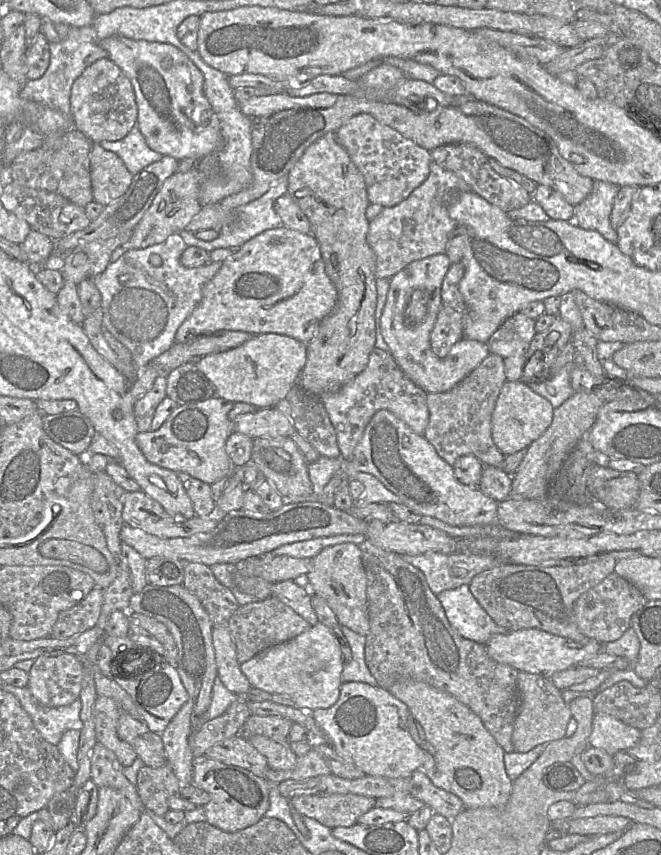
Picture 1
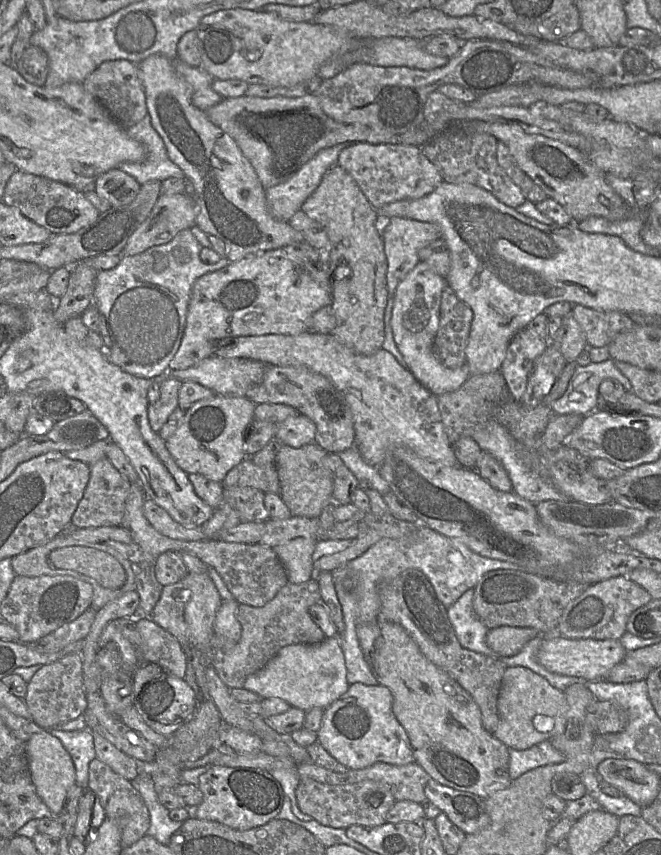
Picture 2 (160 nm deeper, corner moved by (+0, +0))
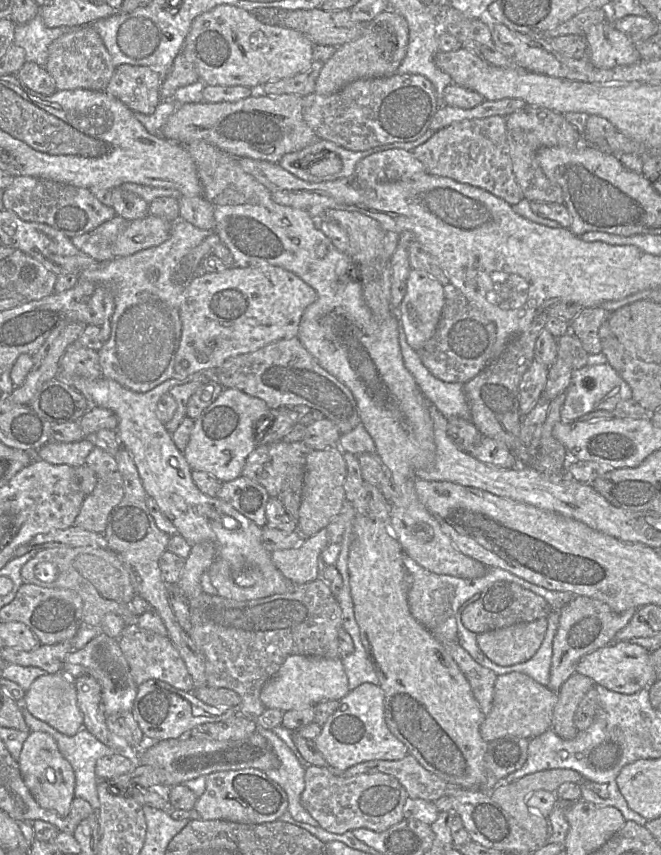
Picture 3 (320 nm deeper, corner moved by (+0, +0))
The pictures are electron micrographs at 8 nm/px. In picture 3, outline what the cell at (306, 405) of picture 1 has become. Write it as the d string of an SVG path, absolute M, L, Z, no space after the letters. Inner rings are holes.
M298 337L276 341L254 352L227 359L215 370L215 379L224 388L235 388L262 399L270 410L295 406L316 409L336 425L341 435L361 423L351 391L320 366Z

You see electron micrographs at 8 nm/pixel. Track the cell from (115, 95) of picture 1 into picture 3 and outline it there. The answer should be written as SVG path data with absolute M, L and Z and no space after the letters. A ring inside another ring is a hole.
M119 65L105 88L133 112L151 115L161 98L162 78L146 66Z

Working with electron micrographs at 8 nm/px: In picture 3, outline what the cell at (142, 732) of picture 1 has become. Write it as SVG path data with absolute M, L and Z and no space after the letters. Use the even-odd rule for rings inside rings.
M83 675L75 679L75 687L84 728L113 751L125 751L128 754L137 751L130 749L122 739L109 731L102 690L98 681L90 675Z

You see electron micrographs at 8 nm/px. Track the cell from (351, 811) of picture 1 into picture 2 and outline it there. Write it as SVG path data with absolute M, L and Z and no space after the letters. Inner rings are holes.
M301 778L296 789L299 809L324 826L346 829L352 825L375 827L386 823L387 813L395 799L387 784L365 780L344 785L330 785Z

